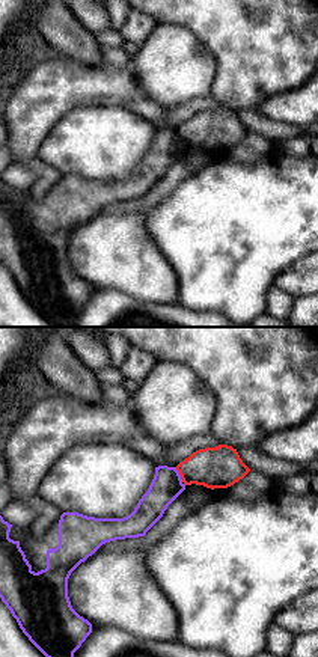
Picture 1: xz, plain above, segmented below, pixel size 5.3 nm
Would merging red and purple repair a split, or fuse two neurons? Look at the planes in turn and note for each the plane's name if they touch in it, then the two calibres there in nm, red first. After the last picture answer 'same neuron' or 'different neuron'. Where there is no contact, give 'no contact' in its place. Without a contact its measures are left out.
xz | 220/160 nm

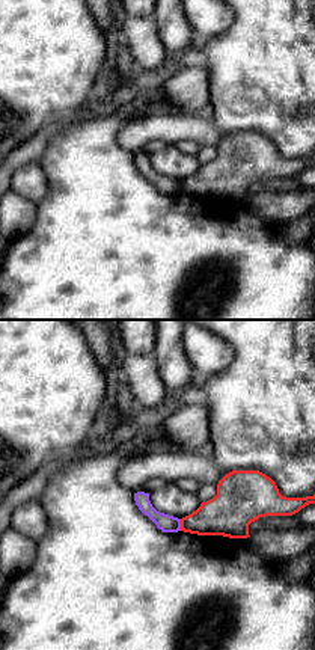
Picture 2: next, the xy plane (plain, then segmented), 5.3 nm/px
xy | 220/100 nm

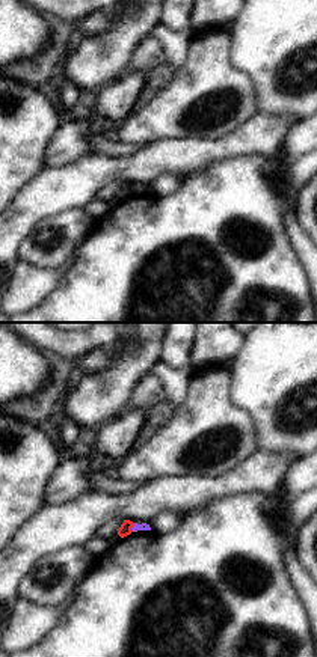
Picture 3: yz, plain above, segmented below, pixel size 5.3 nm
yz | 60/50 nm

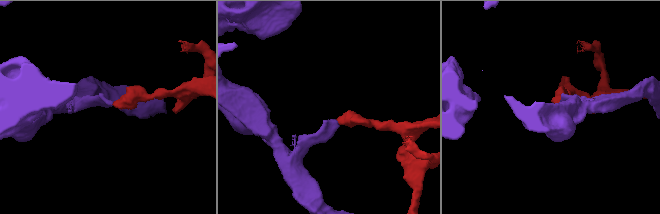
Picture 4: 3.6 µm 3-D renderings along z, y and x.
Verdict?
different neuron

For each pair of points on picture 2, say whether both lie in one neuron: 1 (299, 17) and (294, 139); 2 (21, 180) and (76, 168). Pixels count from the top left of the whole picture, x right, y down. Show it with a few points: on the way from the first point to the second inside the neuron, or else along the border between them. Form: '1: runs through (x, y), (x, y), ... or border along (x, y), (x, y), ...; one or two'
1: runs through (291, 47), (291, 109); one
2: border along (36, 162), (47, 181), (47, 195), (38, 204); two

